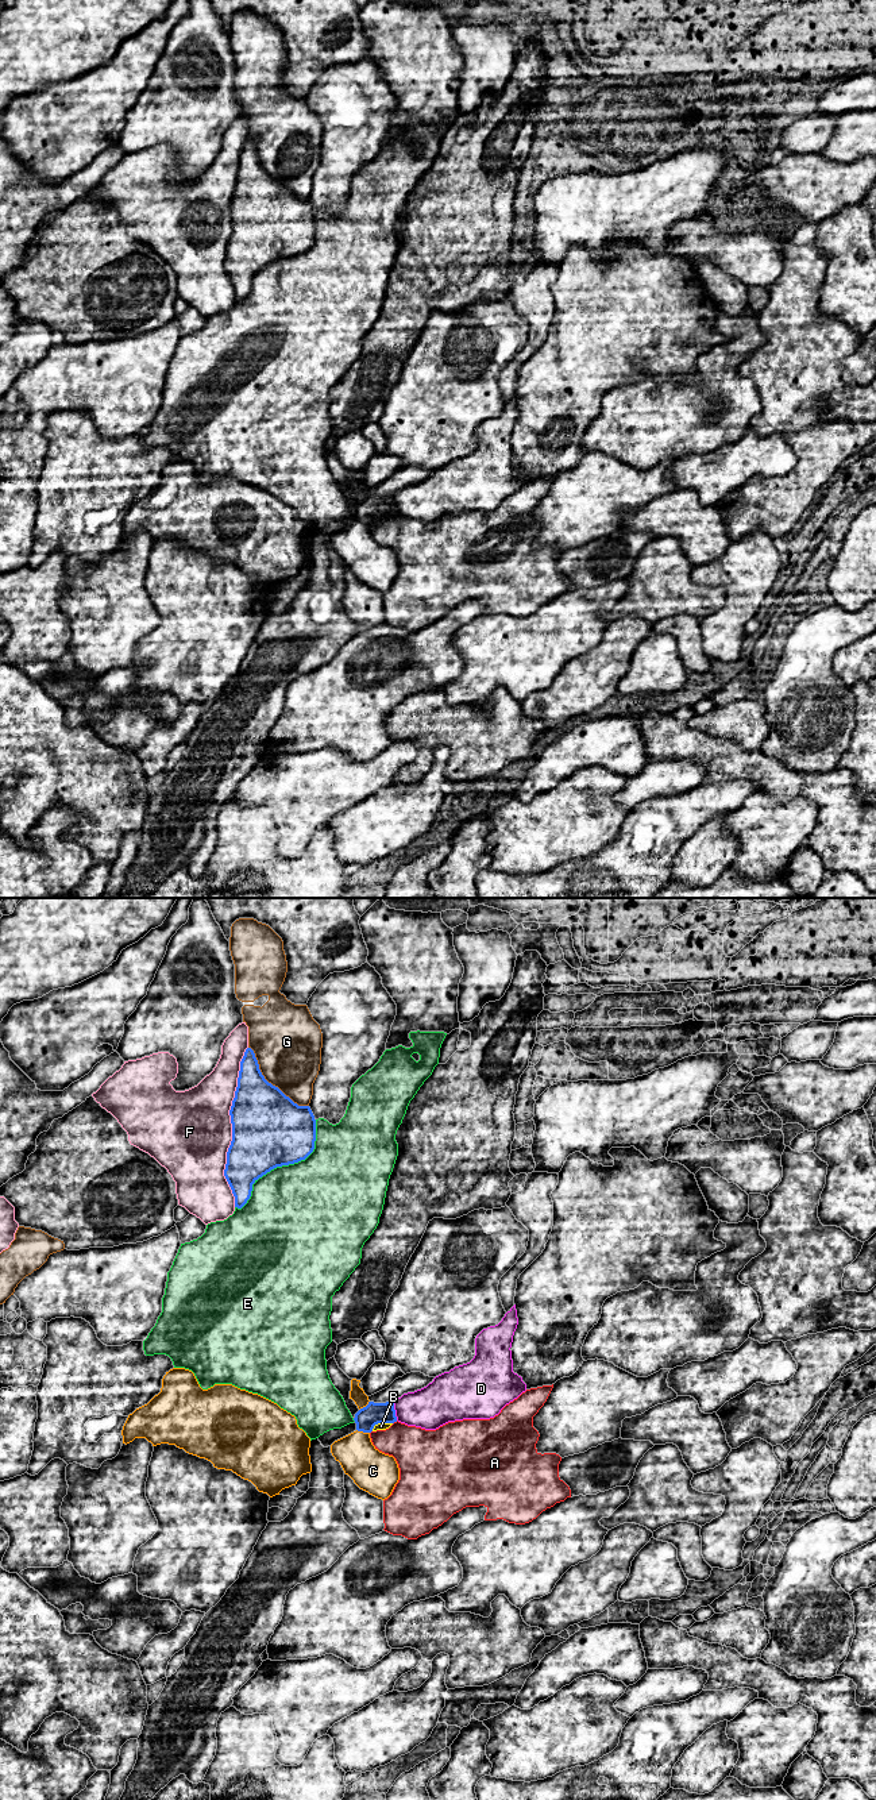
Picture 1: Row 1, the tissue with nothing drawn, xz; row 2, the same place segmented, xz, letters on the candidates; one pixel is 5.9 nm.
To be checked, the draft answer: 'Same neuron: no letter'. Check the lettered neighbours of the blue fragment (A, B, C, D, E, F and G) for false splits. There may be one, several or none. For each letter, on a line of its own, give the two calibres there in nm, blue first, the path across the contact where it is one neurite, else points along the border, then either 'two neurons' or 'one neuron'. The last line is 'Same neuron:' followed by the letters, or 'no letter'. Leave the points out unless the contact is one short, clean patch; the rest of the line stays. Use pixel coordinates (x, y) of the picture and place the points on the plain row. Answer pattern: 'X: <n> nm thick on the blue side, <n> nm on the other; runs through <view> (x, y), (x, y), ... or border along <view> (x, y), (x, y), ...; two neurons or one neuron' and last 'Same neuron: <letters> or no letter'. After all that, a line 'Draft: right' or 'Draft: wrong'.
A: 140 nm thick on the blue side, 300 nm on the other; two neurons
B: 140 nm thick on the blue side, 50 nm on the other; two neurons
C: 140 nm thick on the blue side, 260 nm on the other; two neurons
D: 140 nm thick on the blue side, 260 nm on the other; border along xz (392, 494), (397, 512); two neurons
E: 440 nm thick on the blue side, 480 nm on the other; two neurons
F: 440 nm thick on the blue side, 480 nm on the other; two neurons
G: 420 nm thick on the blue side, 400 nm on the other; two neurons
Same neuron: no letter
Draft: right

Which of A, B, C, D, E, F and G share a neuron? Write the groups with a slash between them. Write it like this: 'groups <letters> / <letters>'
groups A / B / C / D / E / F / G

